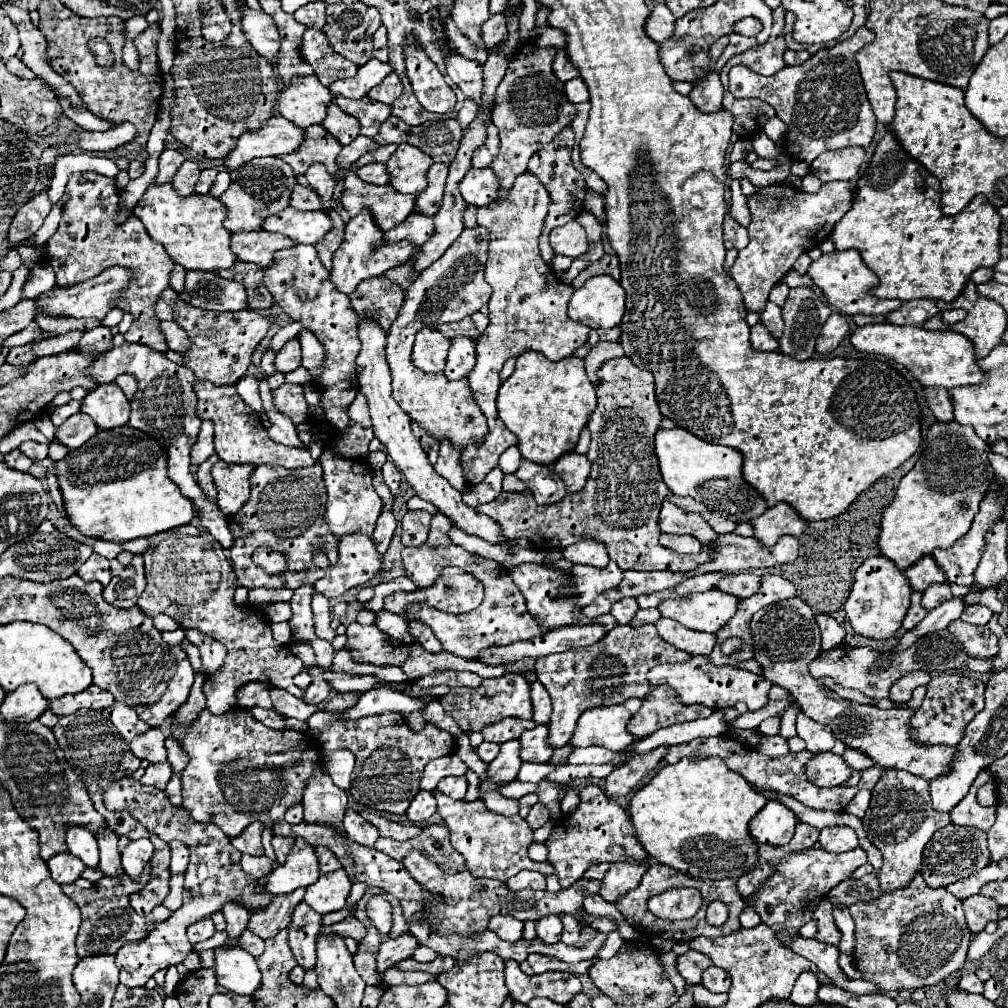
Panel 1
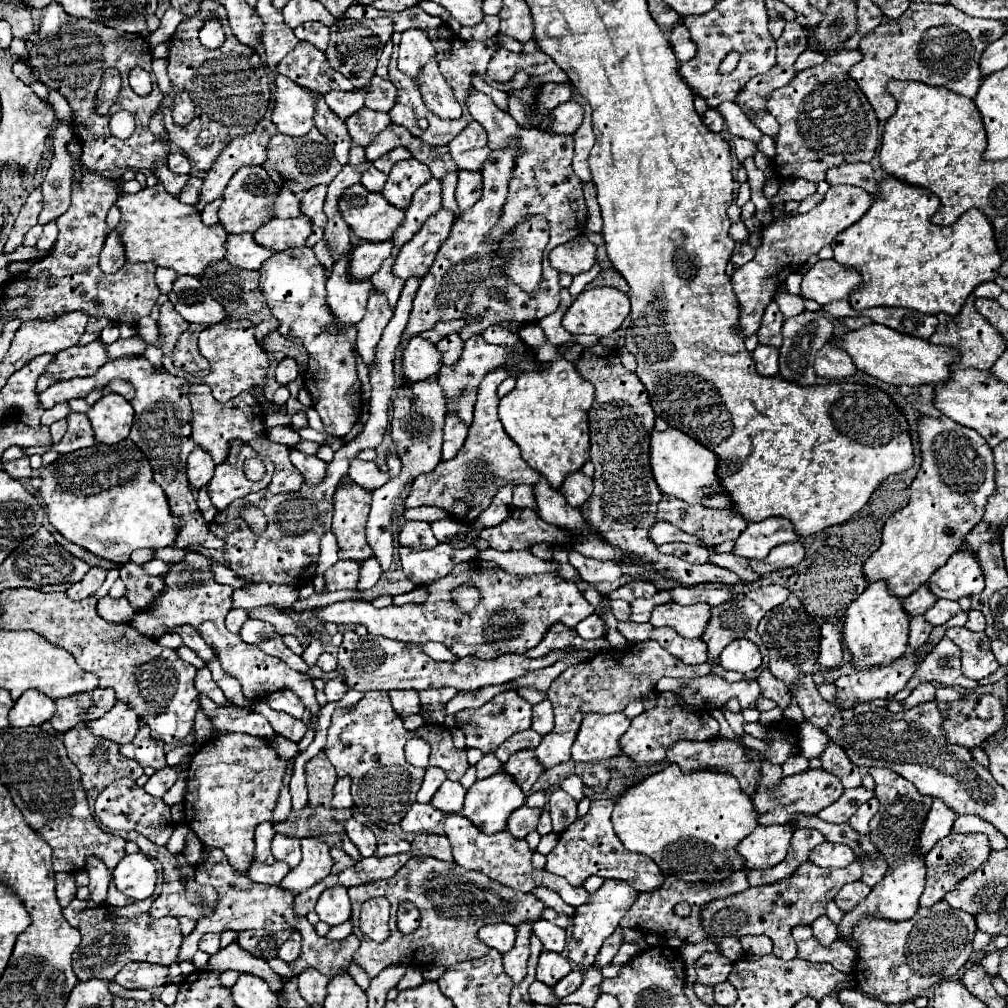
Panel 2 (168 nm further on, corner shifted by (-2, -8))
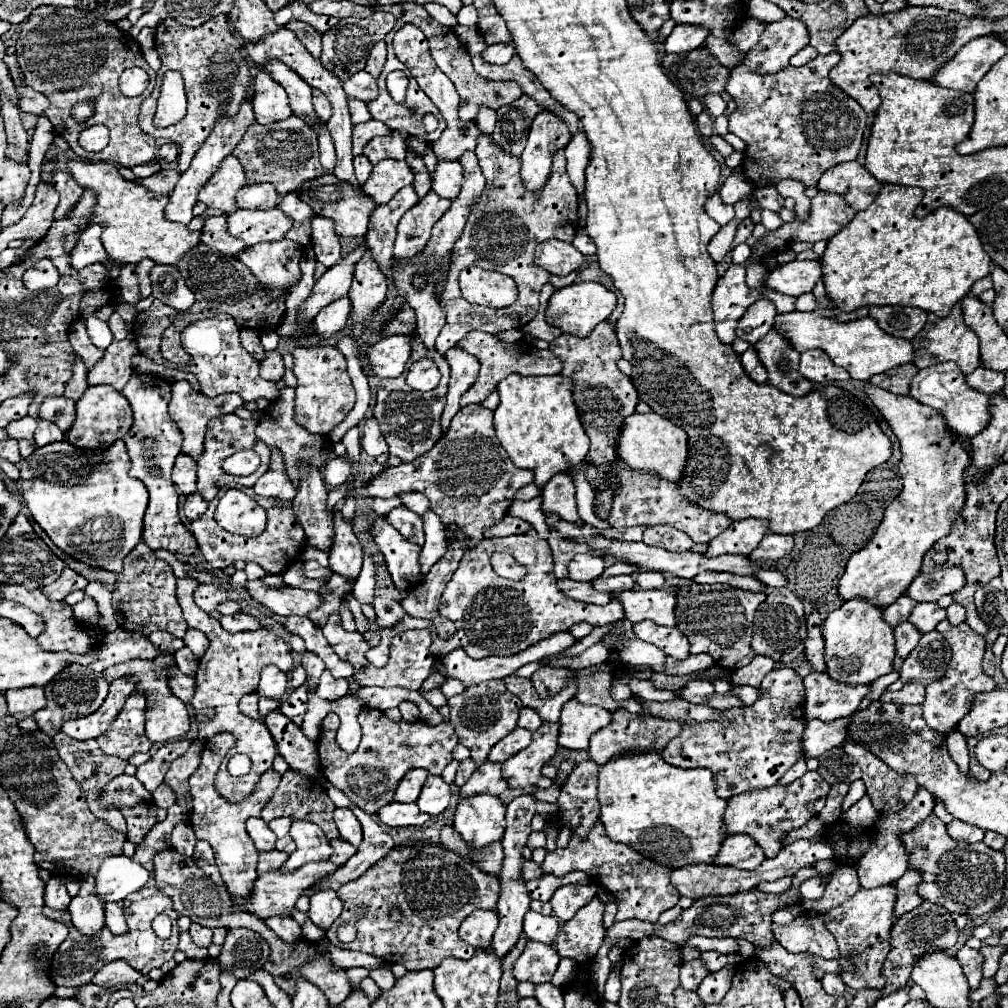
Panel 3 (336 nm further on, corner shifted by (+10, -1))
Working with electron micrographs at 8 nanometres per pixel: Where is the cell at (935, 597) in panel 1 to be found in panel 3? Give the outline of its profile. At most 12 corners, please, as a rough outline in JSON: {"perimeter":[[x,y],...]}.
{"perimeter":[[919,602],[909,622],[917,630],[935,630],[947,610],[937,602]]}

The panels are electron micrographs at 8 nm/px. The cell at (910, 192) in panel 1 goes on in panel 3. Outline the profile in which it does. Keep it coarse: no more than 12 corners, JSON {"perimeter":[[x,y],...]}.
{"perimeter":[[883,184],[827,242],[839,310],[937,316],[993,262],[955,208]]}

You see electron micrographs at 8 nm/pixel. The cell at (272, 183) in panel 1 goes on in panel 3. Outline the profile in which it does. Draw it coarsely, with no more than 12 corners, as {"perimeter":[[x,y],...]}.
{"perimeter":[[231,154],[199,190],[207,208],[225,216],[237,210],[235,194],[245,170]]}

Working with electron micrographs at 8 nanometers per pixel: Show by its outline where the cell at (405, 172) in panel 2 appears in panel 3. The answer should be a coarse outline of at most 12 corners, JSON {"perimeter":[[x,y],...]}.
{"perimeter":[[381,160],[363,190],[377,204],[387,204],[397,190],[411,184],[405,160]]}

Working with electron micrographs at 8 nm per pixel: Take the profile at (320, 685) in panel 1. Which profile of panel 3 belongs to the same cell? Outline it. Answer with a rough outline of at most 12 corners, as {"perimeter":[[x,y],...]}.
{"perimeter":[[325,670],[317,684],[317,696],[339,700],[347,694],[347,678],[333,678]]}

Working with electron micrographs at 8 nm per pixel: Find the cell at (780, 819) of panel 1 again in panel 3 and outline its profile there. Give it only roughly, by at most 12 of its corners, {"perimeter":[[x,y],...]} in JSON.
{"perimeter":[[749,834],[723,840],[715,864],[755,870],[765,852]]}

